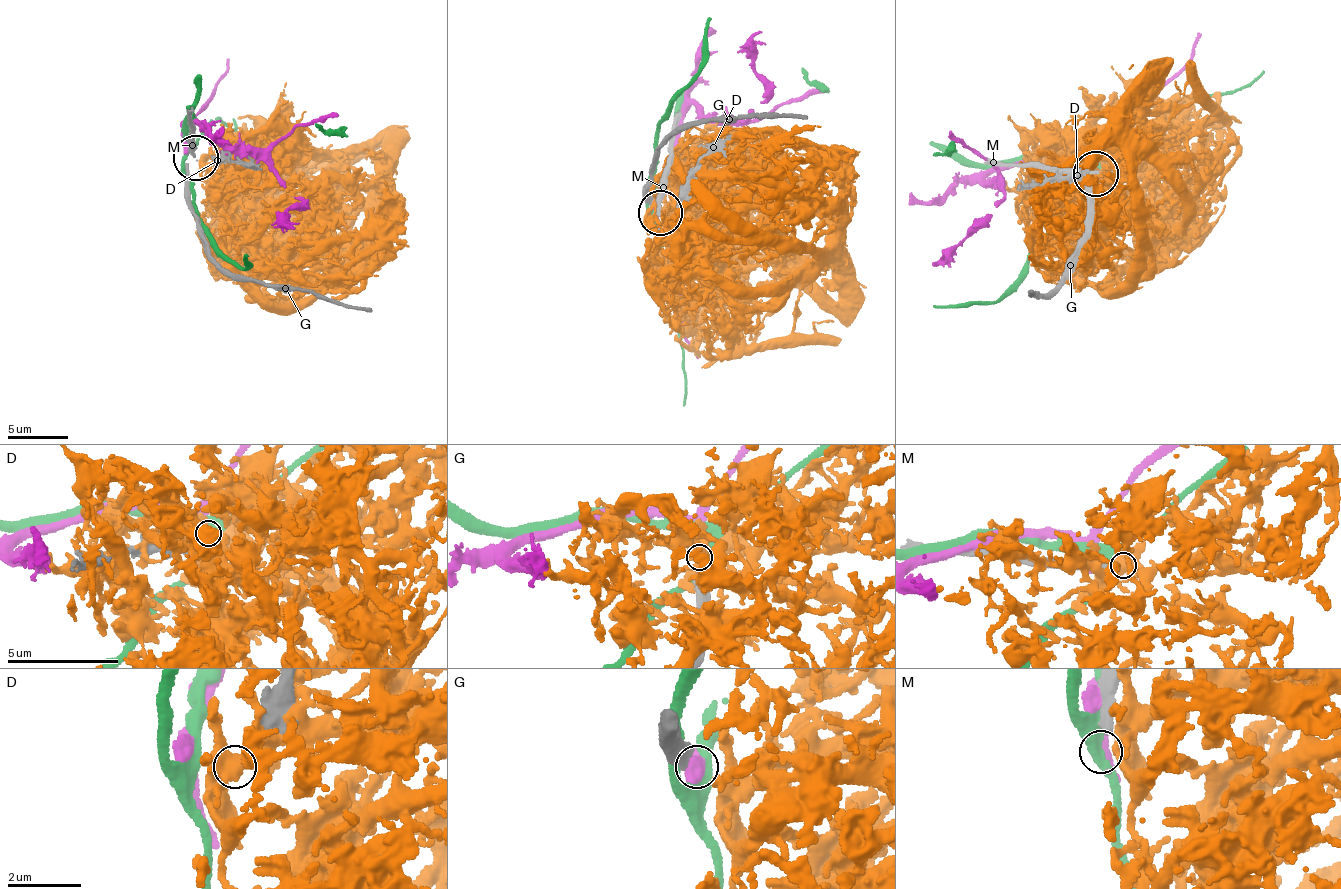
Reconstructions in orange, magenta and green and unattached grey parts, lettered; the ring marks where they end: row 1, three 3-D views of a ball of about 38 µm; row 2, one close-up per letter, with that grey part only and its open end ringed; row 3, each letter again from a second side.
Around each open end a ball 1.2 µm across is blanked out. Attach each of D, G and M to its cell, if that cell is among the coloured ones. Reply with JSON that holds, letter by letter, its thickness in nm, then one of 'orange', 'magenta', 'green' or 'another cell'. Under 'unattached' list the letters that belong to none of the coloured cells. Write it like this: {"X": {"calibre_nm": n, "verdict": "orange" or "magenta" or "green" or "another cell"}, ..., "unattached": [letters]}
{"D": {"calibre_nm": 320, "verdict": "another cell"}, "G": {"calibre_nm": 360, "verdict": "magenta"}, "M": {"calibre_nm": 320, "verdict": "another cell"}, "unattached": ["D", "M"]}

